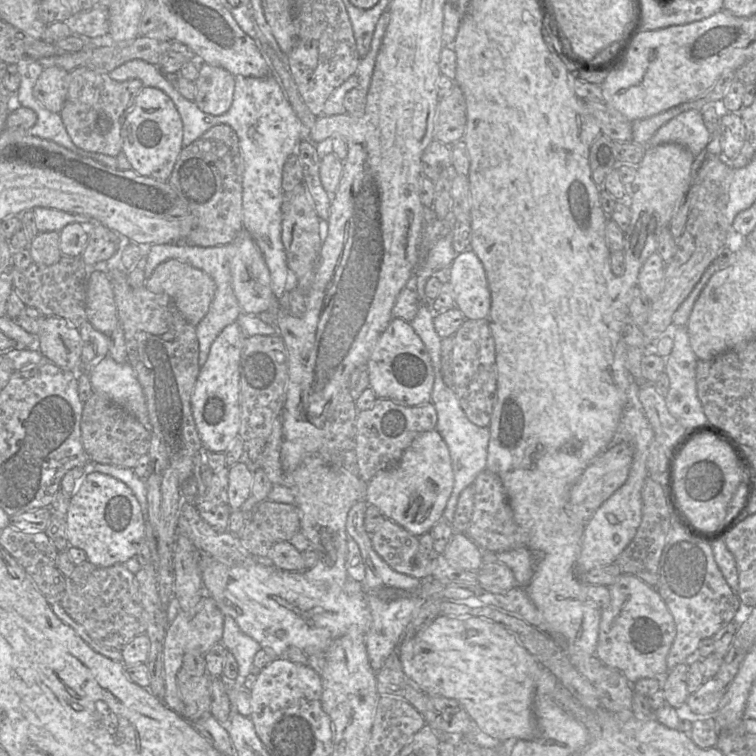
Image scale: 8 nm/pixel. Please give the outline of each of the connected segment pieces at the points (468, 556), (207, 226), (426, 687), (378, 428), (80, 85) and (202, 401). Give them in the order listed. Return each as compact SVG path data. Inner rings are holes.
M453 533L442 554L448 563L459 569L479 571L483 565L482 550L465 533Z
M218 124L190 145L183 147L168 183L186 202L193 227L184 243L214 247L232 243L243 231L242 178L244 161L235 131Z
M440 614L432 623L405 638L397 648L403 671L429 697L457 700L477 725L477 731L493 739L531 740L537 735L533 702L541 664L503 625L478 617L451 617Z
M377 398L370 409L358 411L356 419L356 456L358 476L369 482L379 471L399 460L403 451L421 433L436 429L437 412L432 402L420 406L403 406Z
M77 67L69 72L69 84L66 100L60 115L72 142L78 148L116 157L122 150L121 128L126 116L134 107L135 99L143 88L139 79L115 81L108 73L99 72L88 67Z
M238 322L226 326L211 345L206 363L196 380L192 396L192 414L205 450L226 453L240 428L240 359L245 341Z

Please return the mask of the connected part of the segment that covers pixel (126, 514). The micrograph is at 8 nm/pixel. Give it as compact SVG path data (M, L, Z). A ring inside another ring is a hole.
M87 471L71 496L66 518L66 535L71 547L82 549L96 567L124 564L134 557L145 540L145 517L132 490L121 480Z

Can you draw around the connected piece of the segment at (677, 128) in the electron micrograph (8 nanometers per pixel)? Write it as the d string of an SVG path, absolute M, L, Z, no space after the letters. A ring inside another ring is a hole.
M690 110L664 124L643 146L646 150L663 144L677 144L696 157L706 148L710 136L704 126L701 112Z

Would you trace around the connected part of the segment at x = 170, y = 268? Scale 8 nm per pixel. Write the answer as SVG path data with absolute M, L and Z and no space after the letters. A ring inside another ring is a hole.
M176 259L161 263L145 281L145 287L153 293L165 293L172 298L180 313L194 327L208 313L216 292L215 283L208 274Z

